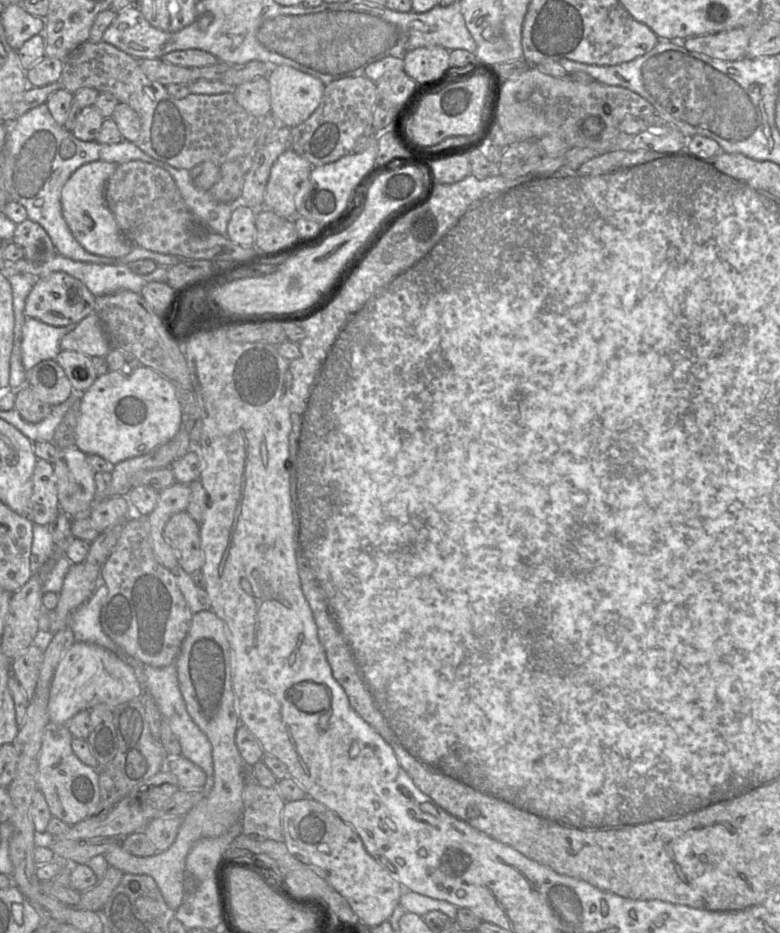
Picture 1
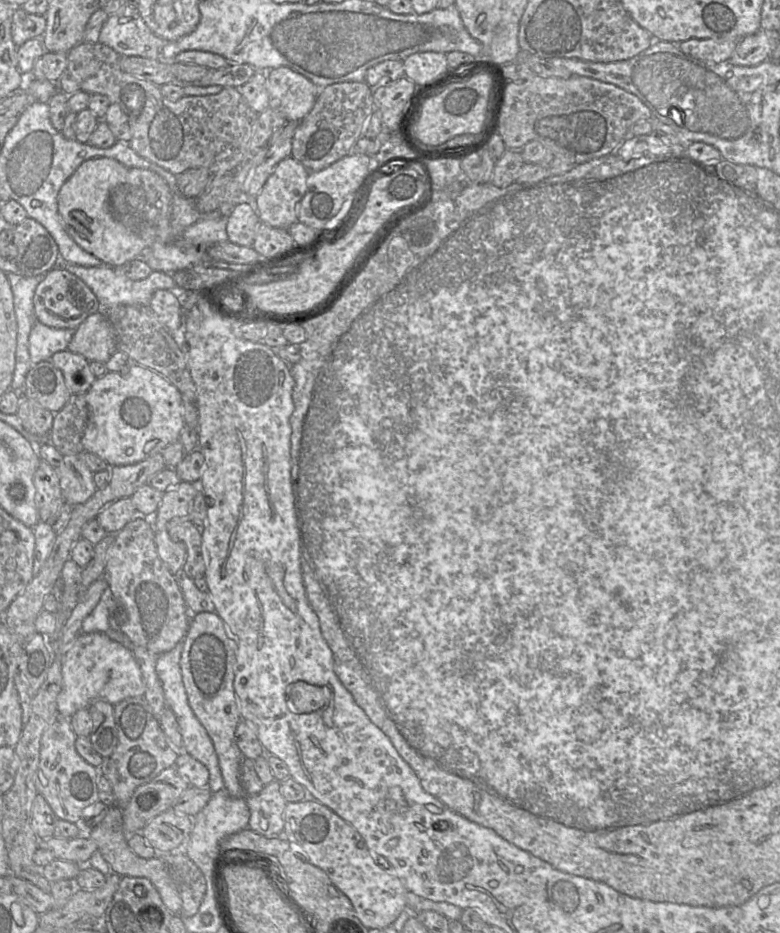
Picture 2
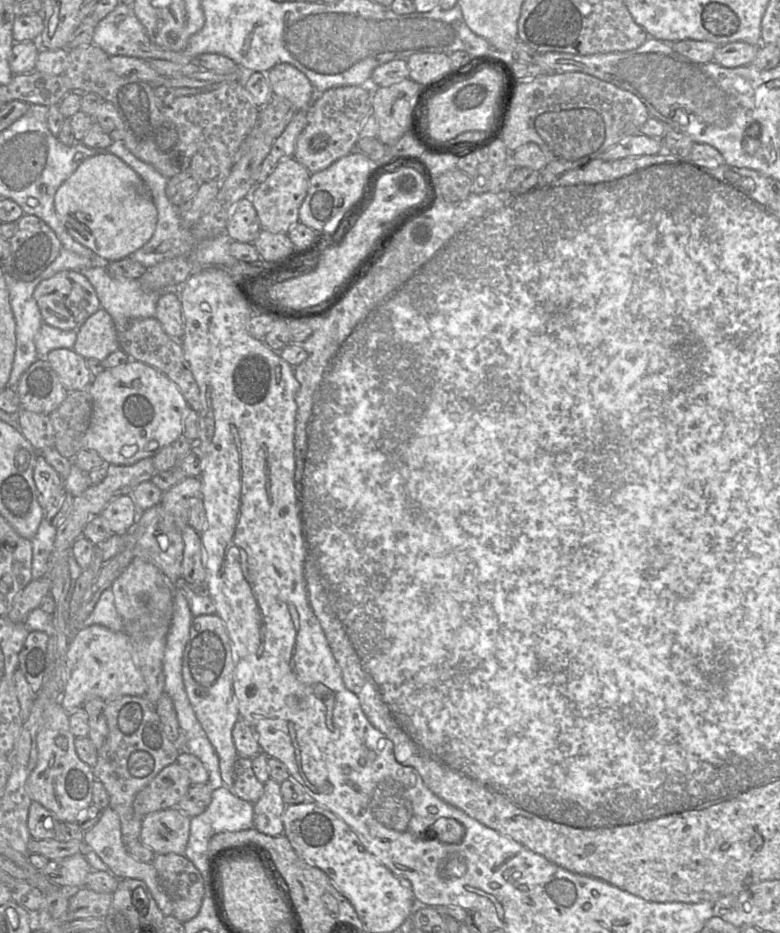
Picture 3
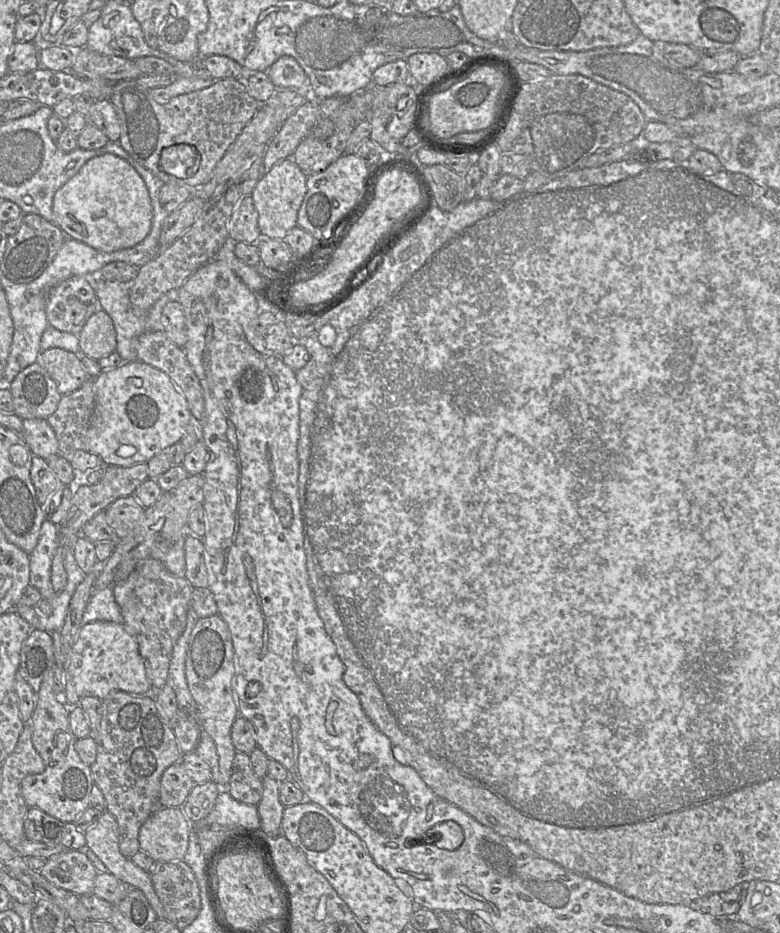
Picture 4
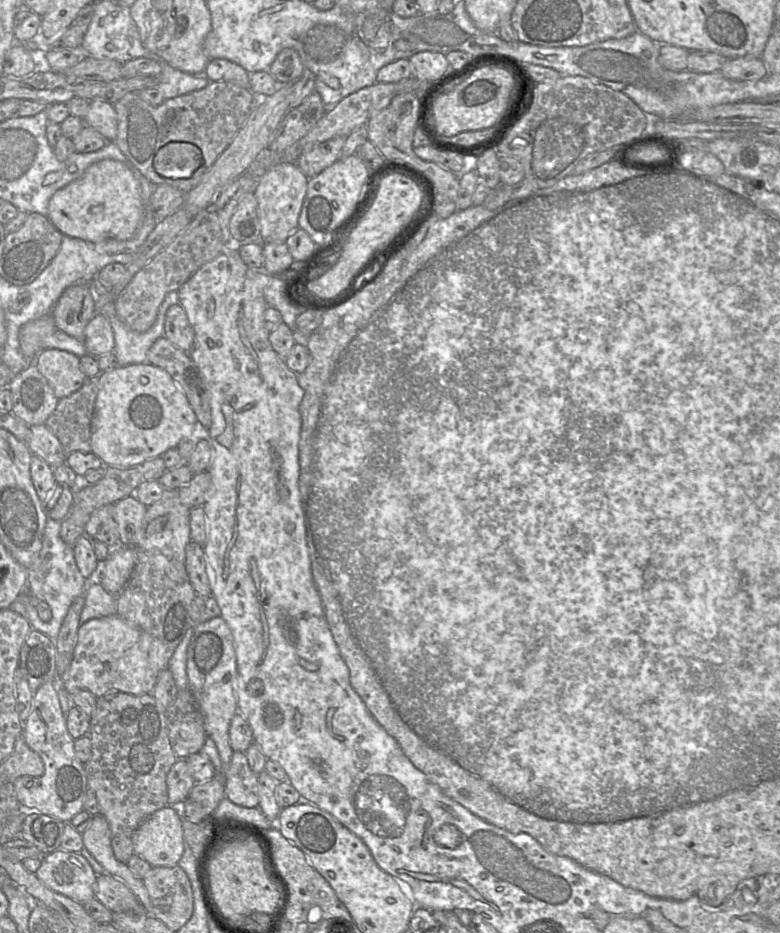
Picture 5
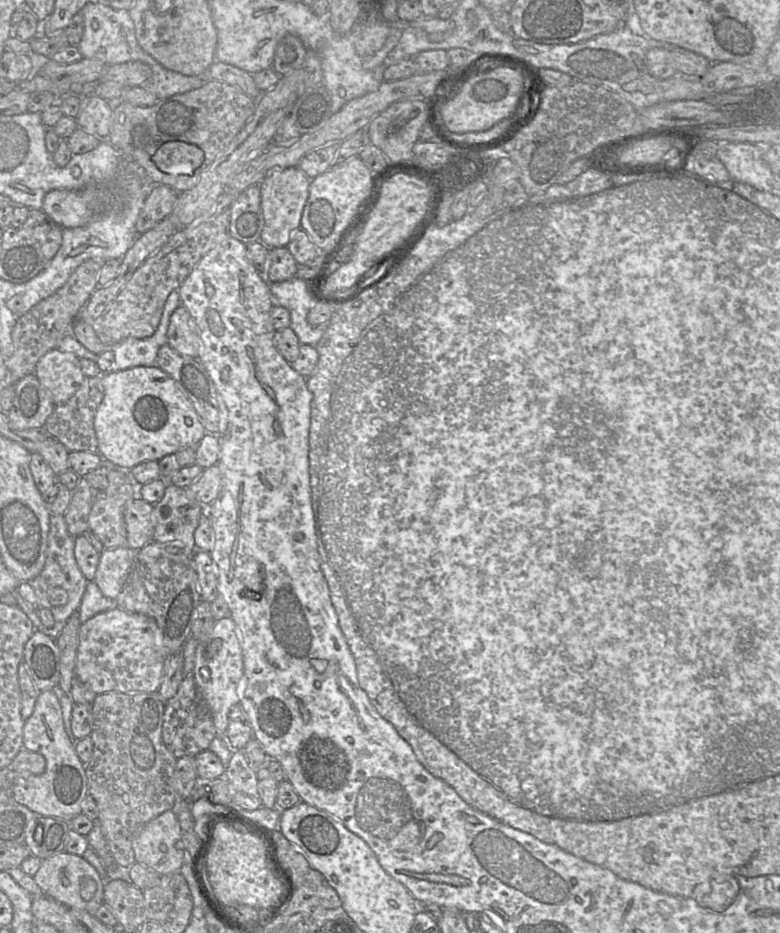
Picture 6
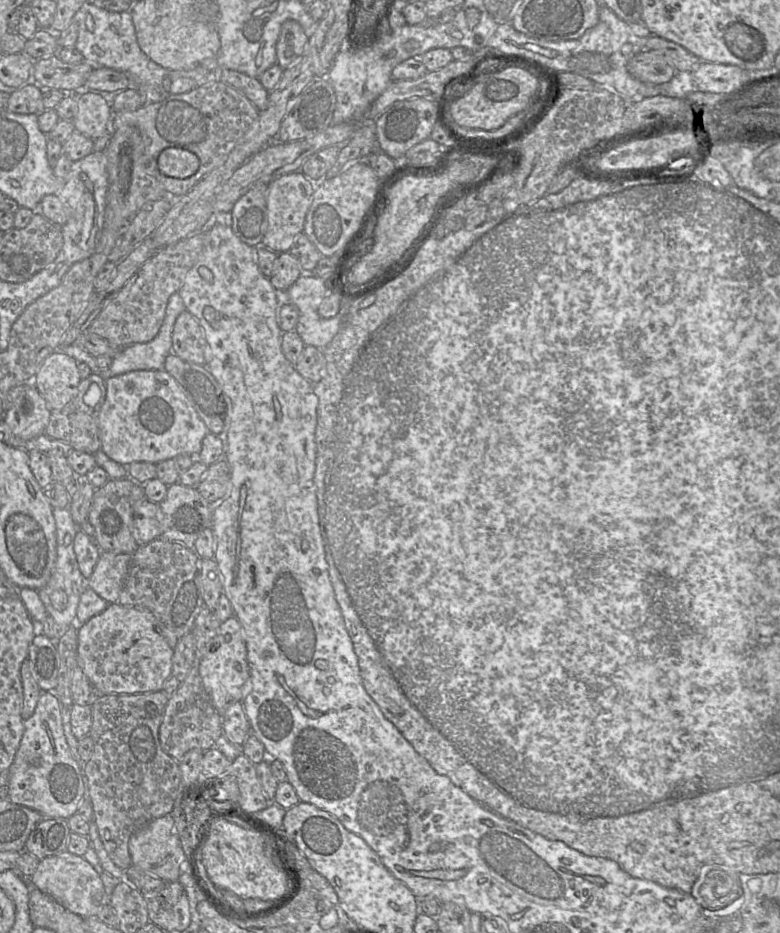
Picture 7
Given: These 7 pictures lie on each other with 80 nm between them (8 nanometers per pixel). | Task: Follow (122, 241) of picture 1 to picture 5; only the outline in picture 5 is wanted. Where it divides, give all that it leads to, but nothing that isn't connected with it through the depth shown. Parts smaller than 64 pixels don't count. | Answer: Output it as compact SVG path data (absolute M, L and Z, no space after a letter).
M104 159L89 166L80 178L58 189L50 198L47 216L63 236L98 243L107 239L131 239L141 225L143 213L141 185L131 169L120 161Z

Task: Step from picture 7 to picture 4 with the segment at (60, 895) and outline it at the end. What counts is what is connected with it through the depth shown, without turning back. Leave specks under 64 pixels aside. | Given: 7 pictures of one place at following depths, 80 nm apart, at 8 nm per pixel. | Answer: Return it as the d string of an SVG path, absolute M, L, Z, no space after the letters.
M66 850L50 857L38 872L51 884L79 896L93 893L98 874L80 850Z

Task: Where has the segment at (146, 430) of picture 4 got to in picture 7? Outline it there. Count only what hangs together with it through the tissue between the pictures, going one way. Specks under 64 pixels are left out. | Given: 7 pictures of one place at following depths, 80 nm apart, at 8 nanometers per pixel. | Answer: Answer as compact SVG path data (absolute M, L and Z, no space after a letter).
M136 370L105 380L106 397L99 412L99 437L101 450L115 462L128 466L133 462L157 464L179 455L197 455L202 441L209 433L205 423L186 397L182 387L167 371Z

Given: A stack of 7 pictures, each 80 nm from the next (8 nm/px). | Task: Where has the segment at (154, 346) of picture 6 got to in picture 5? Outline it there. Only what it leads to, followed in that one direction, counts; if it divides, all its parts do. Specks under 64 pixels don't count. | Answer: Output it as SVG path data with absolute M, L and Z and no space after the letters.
M178 291L166 295L161 303L153 326L145 332L136 332L128 328L117 316L115 302L105 304L98 312L104 314L113 329L118 365L148 363L147 353L152 344L164 336L164 324L167 310L171 305L179 303Z

